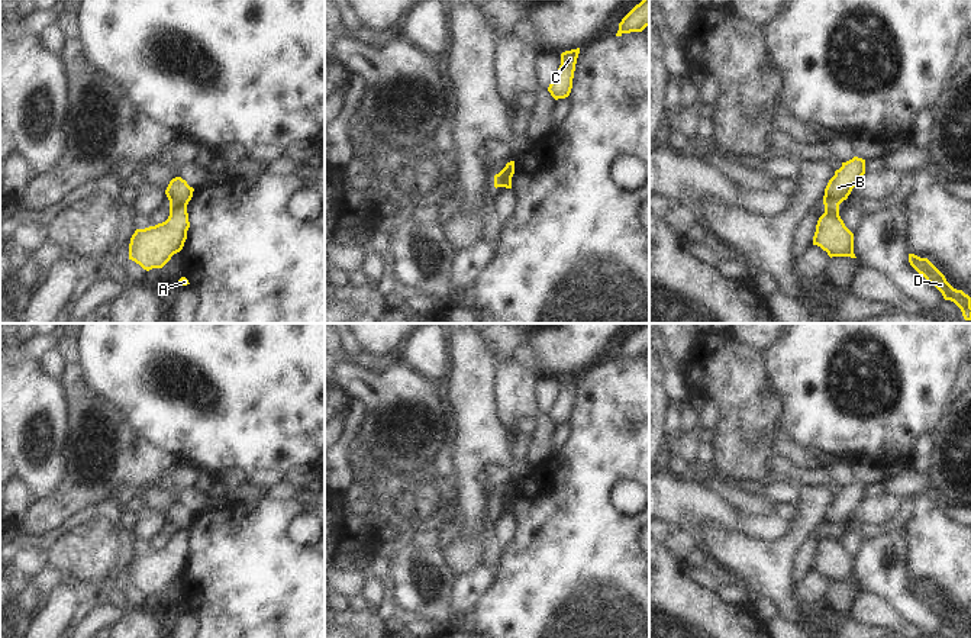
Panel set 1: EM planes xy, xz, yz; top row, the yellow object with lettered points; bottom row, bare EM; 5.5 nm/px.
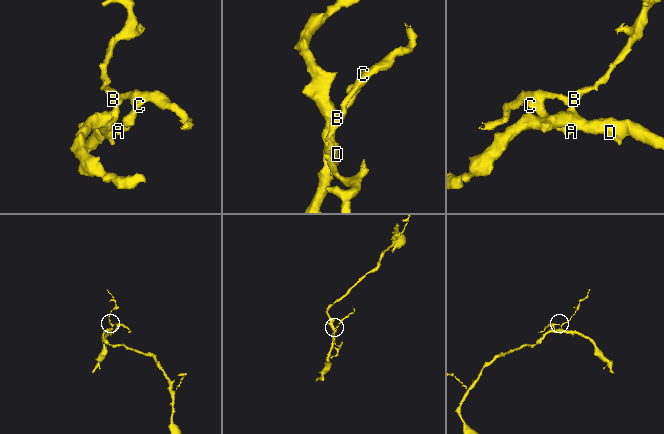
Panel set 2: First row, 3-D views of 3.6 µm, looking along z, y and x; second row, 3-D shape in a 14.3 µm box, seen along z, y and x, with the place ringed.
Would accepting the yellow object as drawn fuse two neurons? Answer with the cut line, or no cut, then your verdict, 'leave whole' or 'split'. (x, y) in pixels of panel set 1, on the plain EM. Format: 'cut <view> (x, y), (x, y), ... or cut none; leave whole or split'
cut xy (170, 528), (183, 528), (186, 531); split

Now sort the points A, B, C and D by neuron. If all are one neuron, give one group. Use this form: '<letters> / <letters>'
A B C / D

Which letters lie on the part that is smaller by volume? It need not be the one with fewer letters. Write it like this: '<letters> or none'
A, B, C

